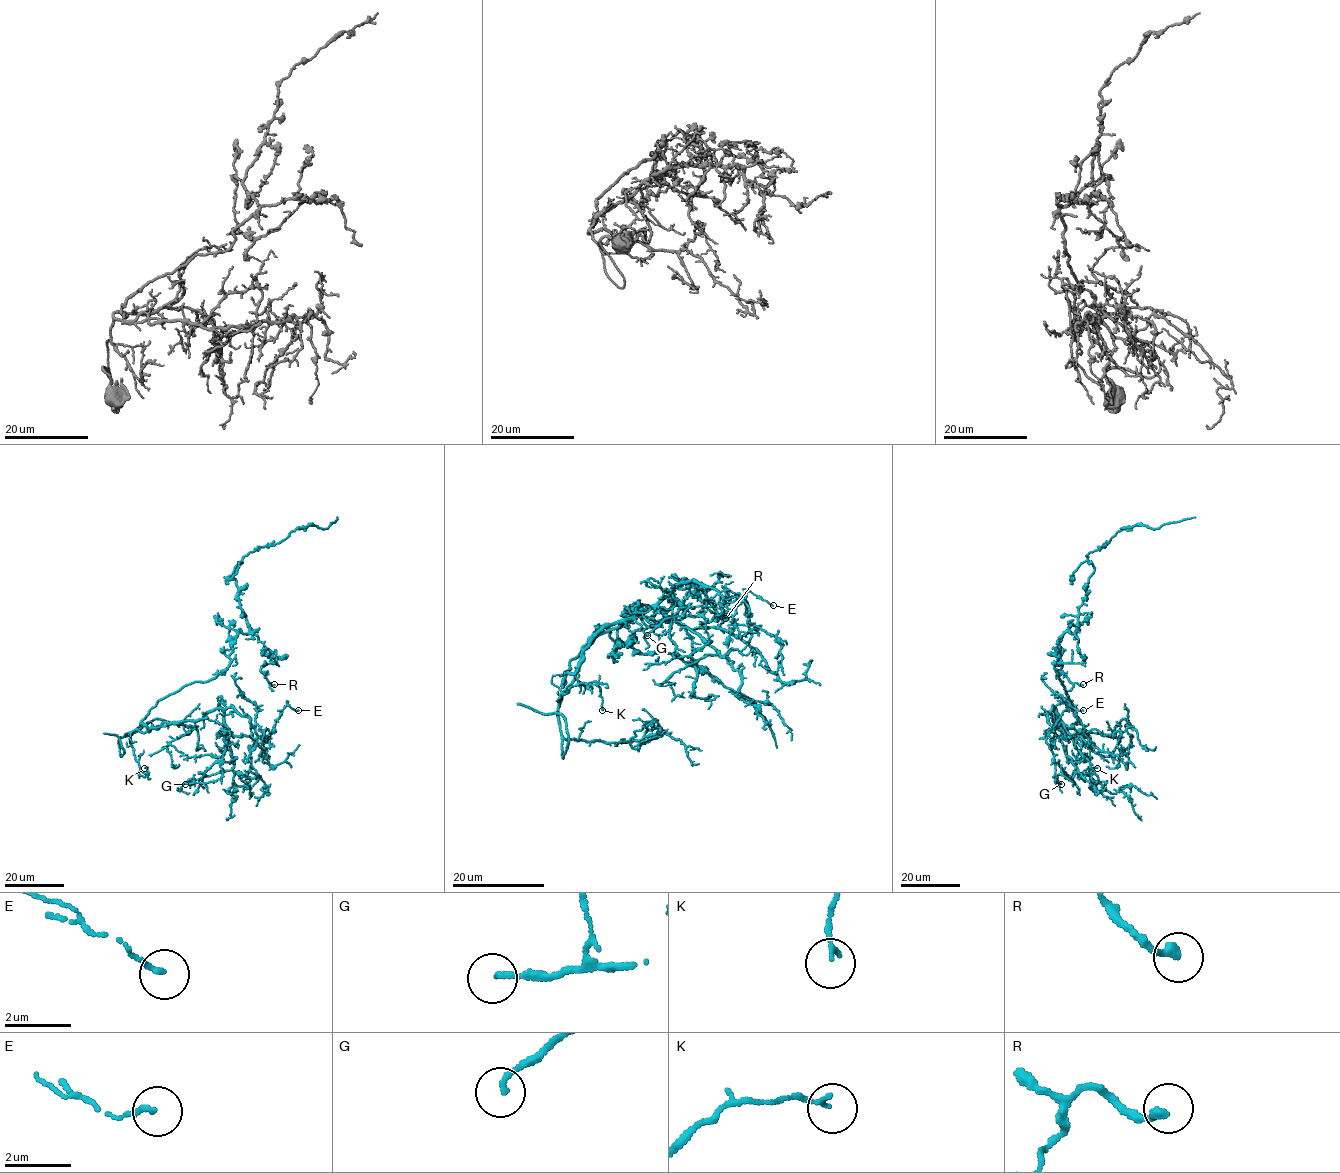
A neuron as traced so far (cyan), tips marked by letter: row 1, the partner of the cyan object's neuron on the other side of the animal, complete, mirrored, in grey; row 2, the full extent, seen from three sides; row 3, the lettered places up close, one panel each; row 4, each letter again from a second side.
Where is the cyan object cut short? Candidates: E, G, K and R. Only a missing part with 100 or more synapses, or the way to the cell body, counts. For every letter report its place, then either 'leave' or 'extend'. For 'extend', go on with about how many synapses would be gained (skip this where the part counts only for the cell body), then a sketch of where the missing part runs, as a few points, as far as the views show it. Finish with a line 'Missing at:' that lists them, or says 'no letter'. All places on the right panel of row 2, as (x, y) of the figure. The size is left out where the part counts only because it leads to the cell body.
E: (1083, 710) | leave
G: (1061, 784) | leave
K: (1097, 768) | leave
R: (1083, 684) | leave
Missing at: no letter

